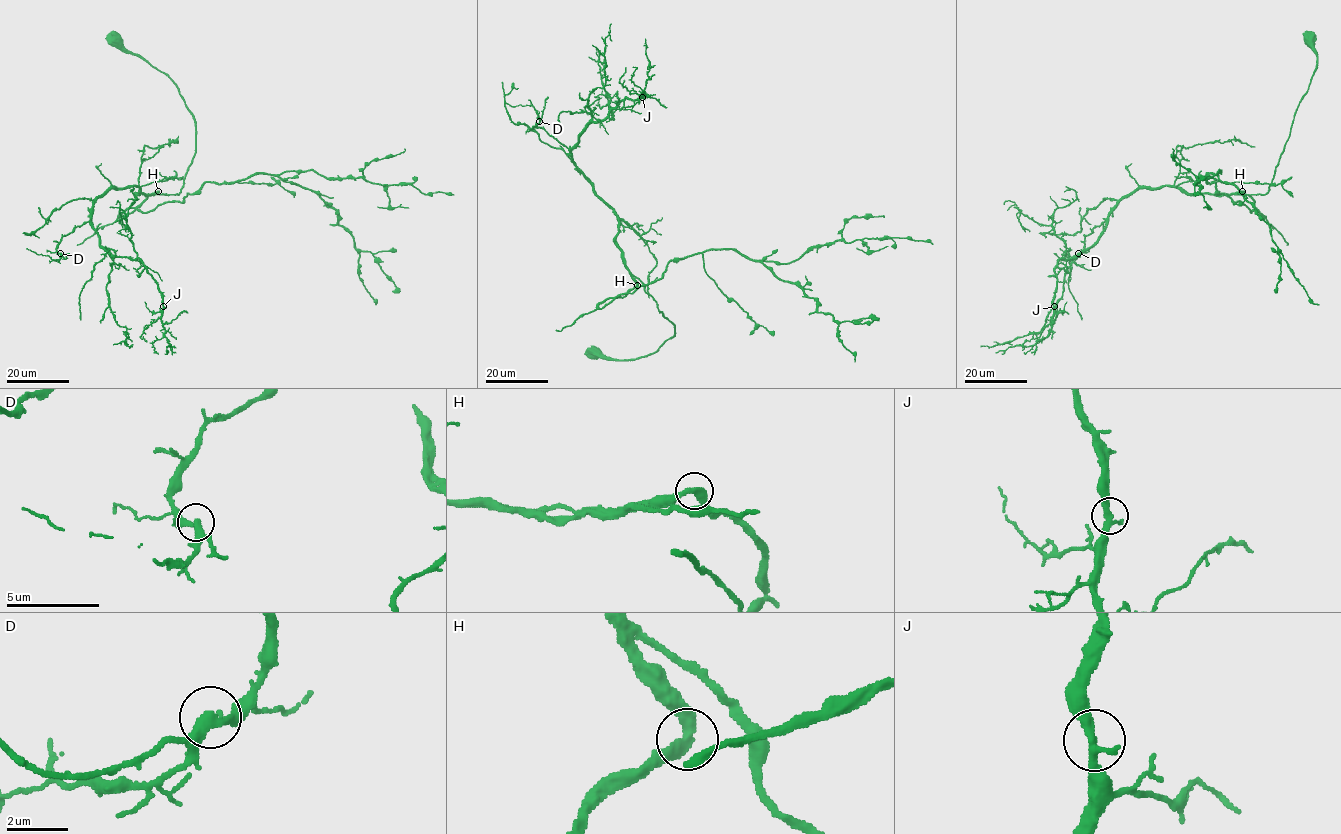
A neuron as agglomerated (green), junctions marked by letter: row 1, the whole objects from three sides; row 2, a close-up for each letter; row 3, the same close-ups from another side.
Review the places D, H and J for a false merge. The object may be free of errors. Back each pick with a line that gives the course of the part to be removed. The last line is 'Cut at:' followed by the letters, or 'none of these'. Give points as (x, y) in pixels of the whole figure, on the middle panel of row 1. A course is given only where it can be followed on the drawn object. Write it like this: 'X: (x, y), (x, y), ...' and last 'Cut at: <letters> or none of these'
Cut at: none of these

